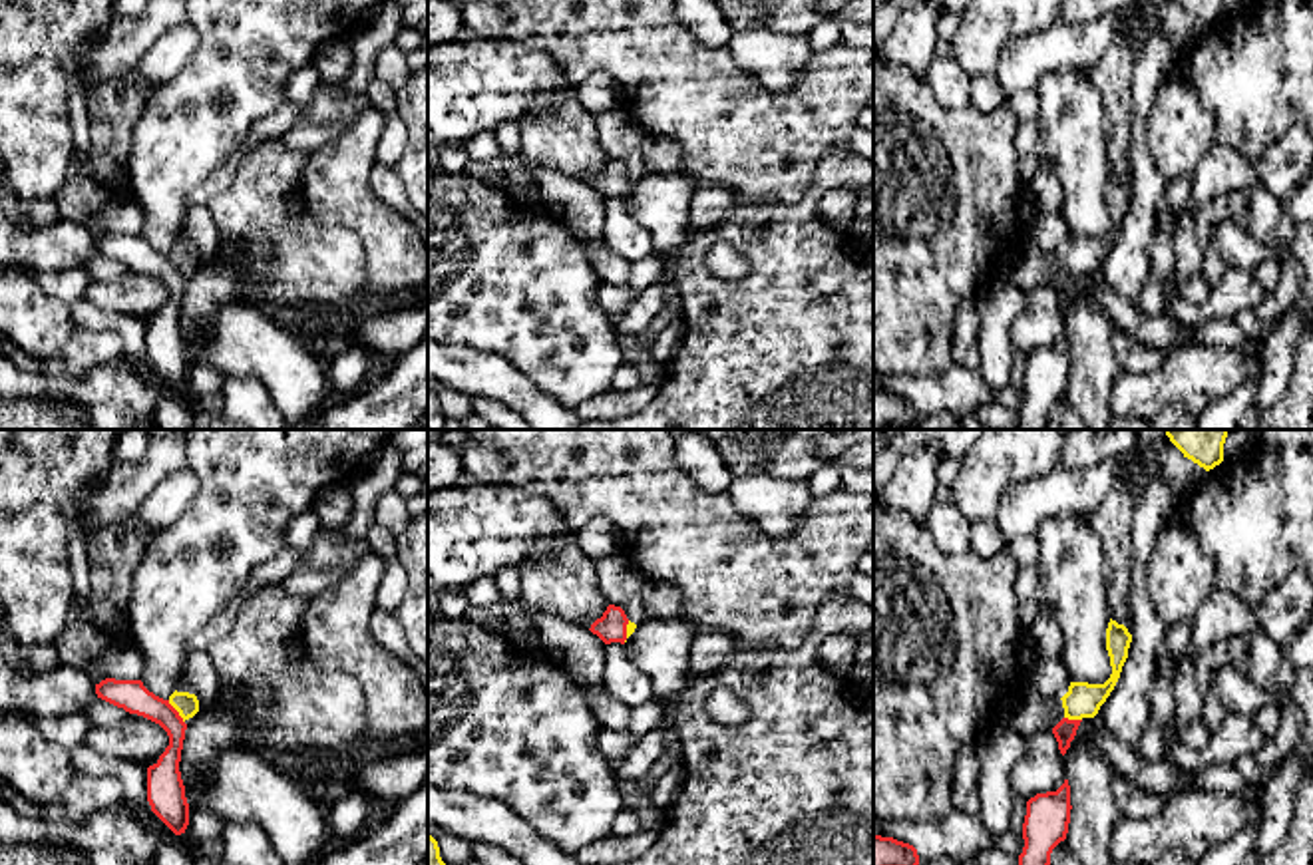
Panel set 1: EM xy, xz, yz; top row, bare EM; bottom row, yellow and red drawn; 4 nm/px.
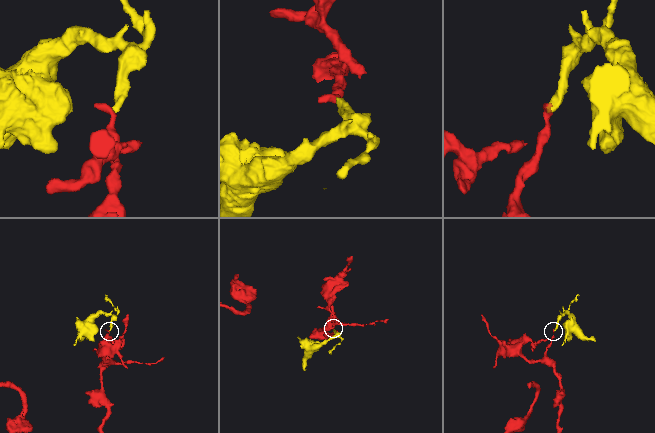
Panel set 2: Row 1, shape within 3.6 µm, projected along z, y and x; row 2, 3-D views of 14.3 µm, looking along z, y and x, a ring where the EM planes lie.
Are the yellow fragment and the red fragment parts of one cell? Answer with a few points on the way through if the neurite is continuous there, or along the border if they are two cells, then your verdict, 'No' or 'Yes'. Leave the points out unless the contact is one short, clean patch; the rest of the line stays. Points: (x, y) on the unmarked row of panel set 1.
Boundary: xy (168, 255), (184, 277). No

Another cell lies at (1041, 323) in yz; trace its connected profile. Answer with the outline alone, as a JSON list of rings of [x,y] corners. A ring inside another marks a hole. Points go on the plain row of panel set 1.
[[[1052,284],[1027,292],[1027,304],[1011,326],[1015,350],[1029,356],[1036,348],[1056,346],[1064,334],[1064,314]]]

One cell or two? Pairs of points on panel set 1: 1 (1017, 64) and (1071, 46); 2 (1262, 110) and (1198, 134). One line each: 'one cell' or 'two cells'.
1: one cell
2: two cells

